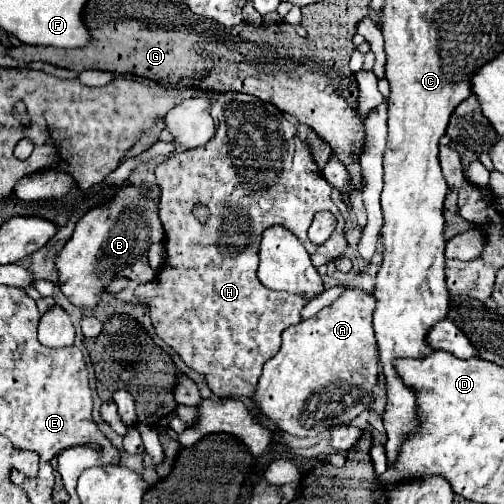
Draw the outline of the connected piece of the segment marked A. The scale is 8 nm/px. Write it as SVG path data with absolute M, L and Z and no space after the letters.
M344 290L336 302L322 308L316 316L302 320L282 332L282 346L274 358L264 364L258 388L250 398L256 410L272 420L276 428L290 436L320 436L330 426L352 422L372 402L372 388L378 382L376 338L372 328L374 296L364 290Z

